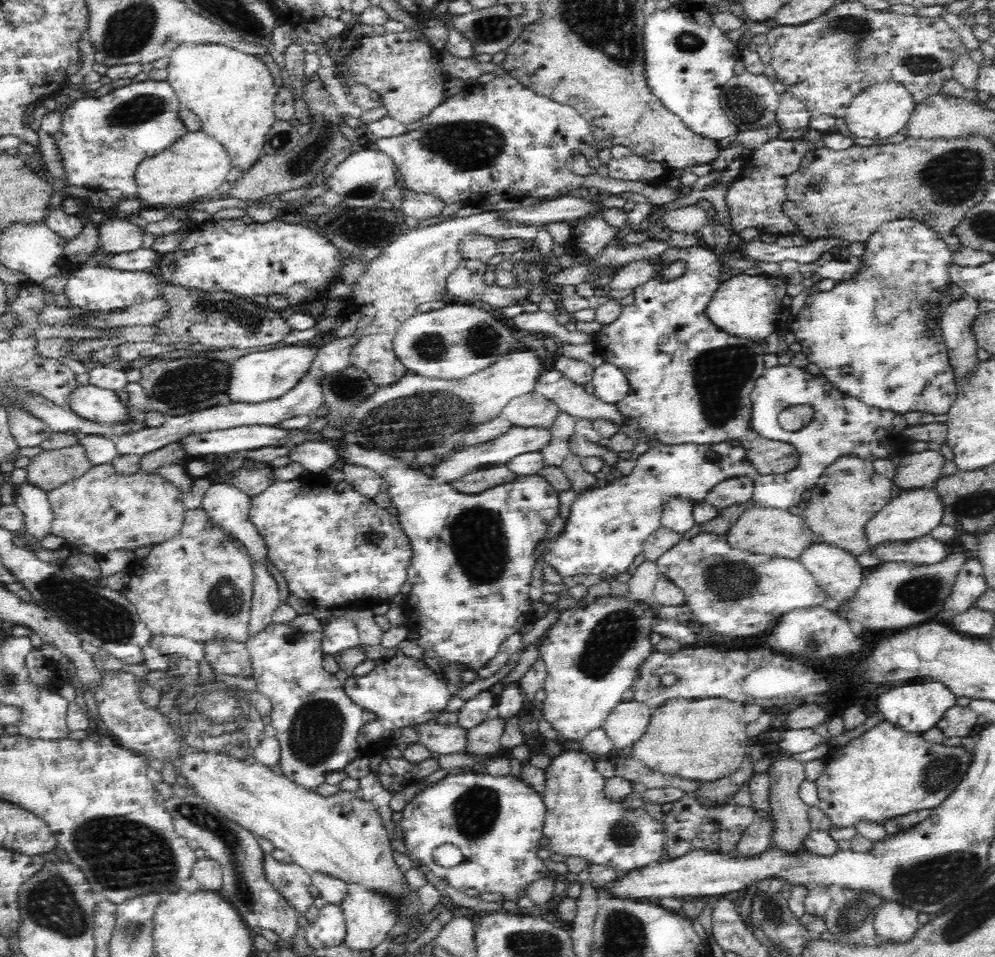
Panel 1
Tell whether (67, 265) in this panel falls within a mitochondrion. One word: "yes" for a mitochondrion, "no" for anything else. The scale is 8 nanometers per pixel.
no

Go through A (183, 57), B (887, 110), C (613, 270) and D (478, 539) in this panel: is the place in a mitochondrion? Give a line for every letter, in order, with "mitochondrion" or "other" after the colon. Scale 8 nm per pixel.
A: other
B: other
C: other
D: mitochondrion

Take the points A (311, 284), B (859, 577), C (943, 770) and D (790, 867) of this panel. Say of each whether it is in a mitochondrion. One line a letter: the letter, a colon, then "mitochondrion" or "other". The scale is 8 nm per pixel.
A: other
B: other
C: mitochondrion
D: other

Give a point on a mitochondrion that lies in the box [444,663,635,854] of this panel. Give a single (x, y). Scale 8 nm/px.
(476, 810)

